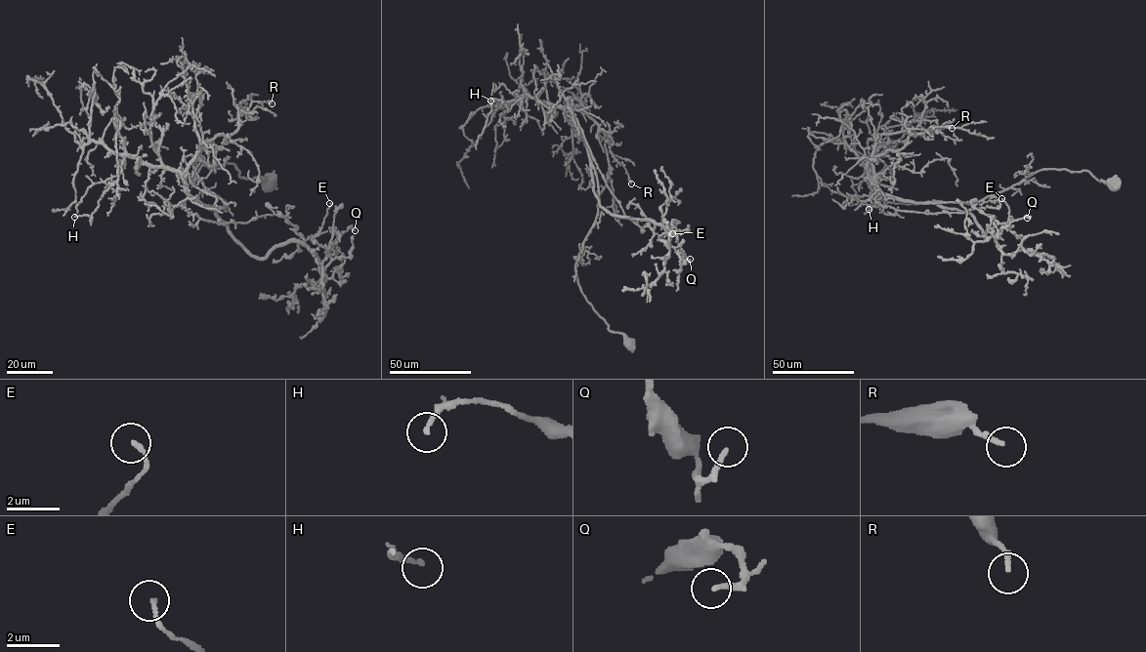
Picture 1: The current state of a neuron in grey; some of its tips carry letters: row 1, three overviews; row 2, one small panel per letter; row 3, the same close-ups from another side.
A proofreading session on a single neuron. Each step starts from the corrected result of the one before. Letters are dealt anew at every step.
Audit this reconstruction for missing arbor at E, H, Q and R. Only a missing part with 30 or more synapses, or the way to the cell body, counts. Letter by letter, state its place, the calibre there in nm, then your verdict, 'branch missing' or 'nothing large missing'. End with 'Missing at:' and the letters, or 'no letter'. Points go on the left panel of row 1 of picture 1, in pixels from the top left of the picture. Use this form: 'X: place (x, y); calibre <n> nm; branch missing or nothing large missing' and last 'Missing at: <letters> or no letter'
E: place (329, 203); calibre 150 nm; nothing large missing
H: place (74, 217); calibre 170 nm; nothing large missing
Q: place (355, 230); calibre 190 nm; nothing large missing
R: place (272, 103); calibre 190 nm; nothing large missing
Missing at: no letter

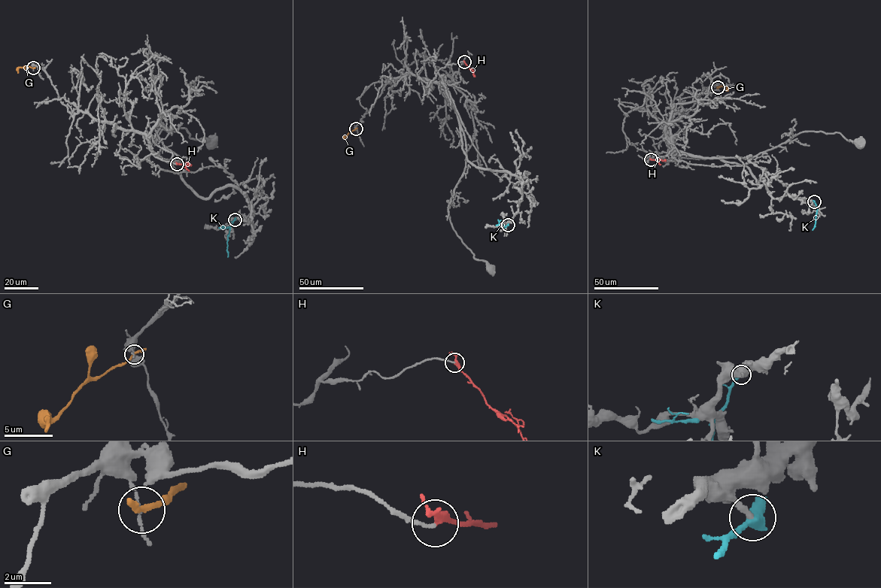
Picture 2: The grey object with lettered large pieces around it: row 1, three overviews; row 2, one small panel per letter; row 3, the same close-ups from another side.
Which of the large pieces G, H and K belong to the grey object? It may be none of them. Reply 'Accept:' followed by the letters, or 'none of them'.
Accept: H

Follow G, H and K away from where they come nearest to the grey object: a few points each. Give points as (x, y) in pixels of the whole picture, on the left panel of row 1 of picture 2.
G: (33, 68), (19, 67), (17, 73)
H: (177, 164), (191, 165)
K: (235, 219), (227, 241), (227, 256)

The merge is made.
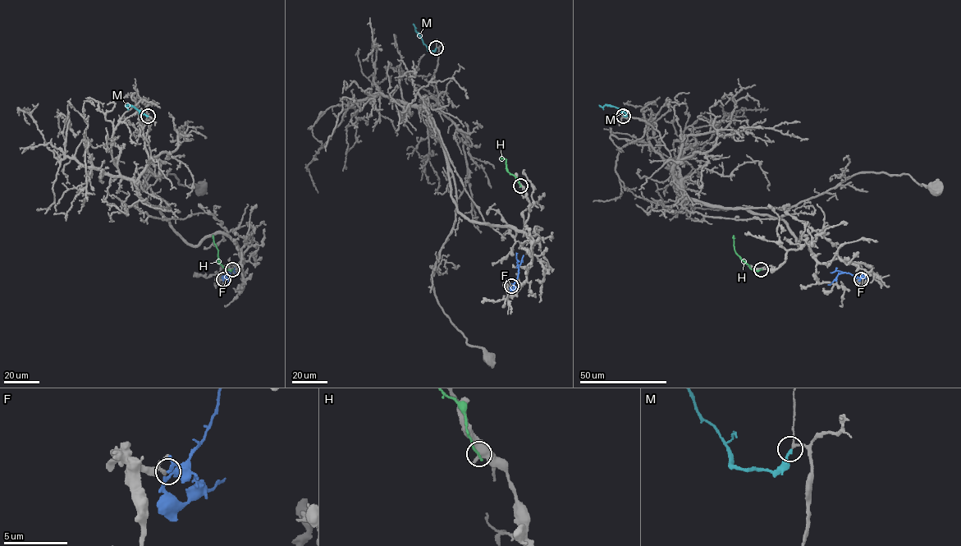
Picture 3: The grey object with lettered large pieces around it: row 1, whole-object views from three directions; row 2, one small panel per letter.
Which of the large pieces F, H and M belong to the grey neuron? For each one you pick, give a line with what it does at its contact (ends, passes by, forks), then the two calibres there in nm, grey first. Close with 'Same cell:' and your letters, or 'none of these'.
M: It ends there. Thickness 180 nm (grey) against 200 nm
Same cell: M

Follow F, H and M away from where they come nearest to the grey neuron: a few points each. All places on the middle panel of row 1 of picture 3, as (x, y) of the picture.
F: (510, 286), (518, 273), (516, 253)
H: (520, 185), (518, 180), (508, 172), (506, 159), (501, 158)
M: (436, 48), (433, 51), (427, 49), (413, 24)

